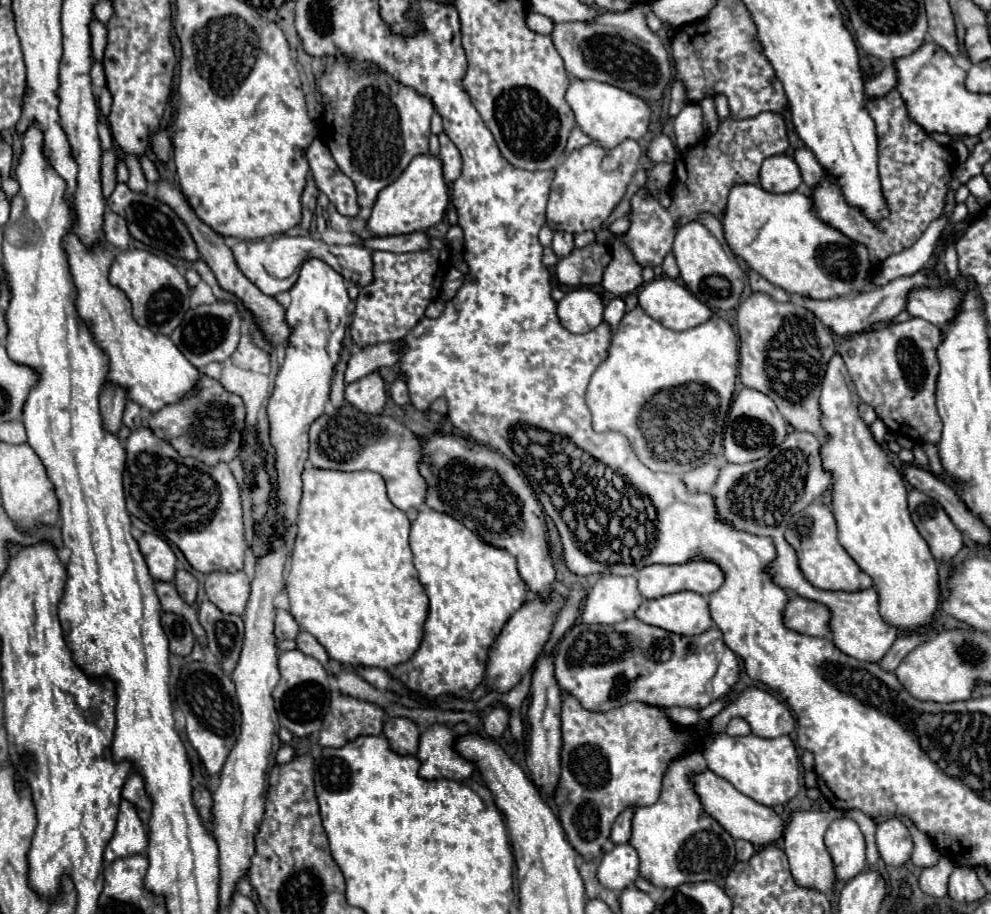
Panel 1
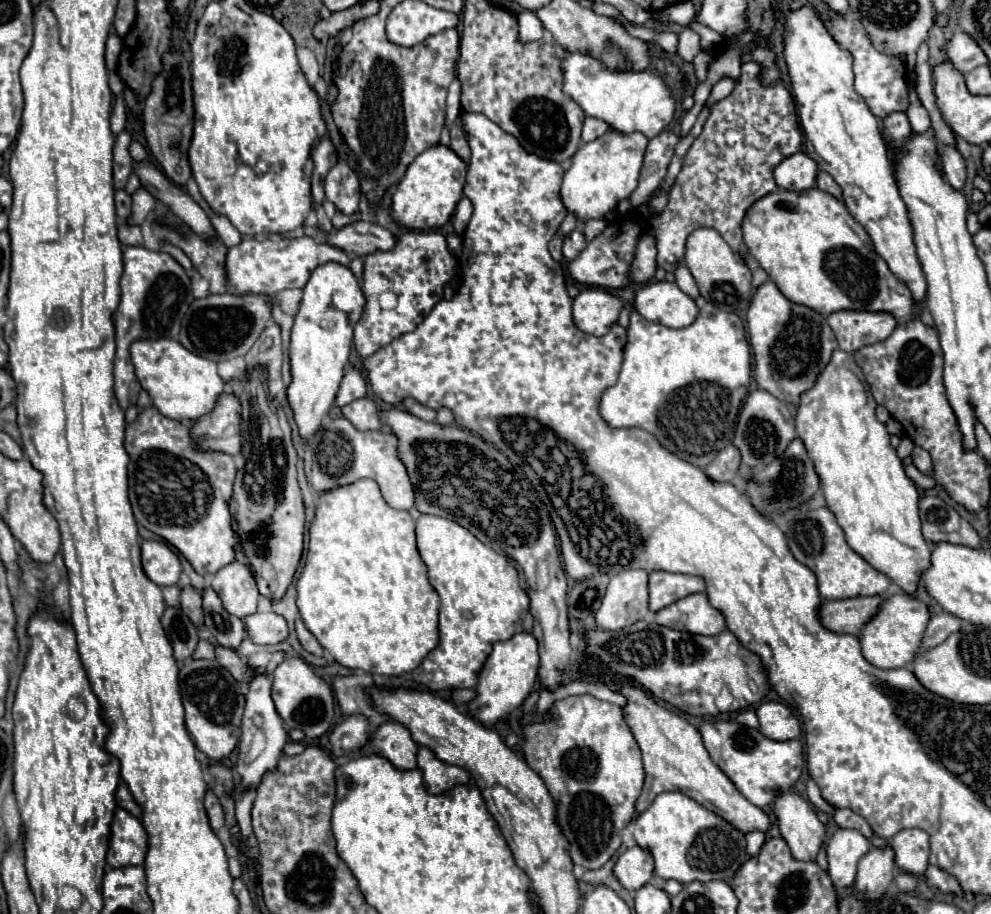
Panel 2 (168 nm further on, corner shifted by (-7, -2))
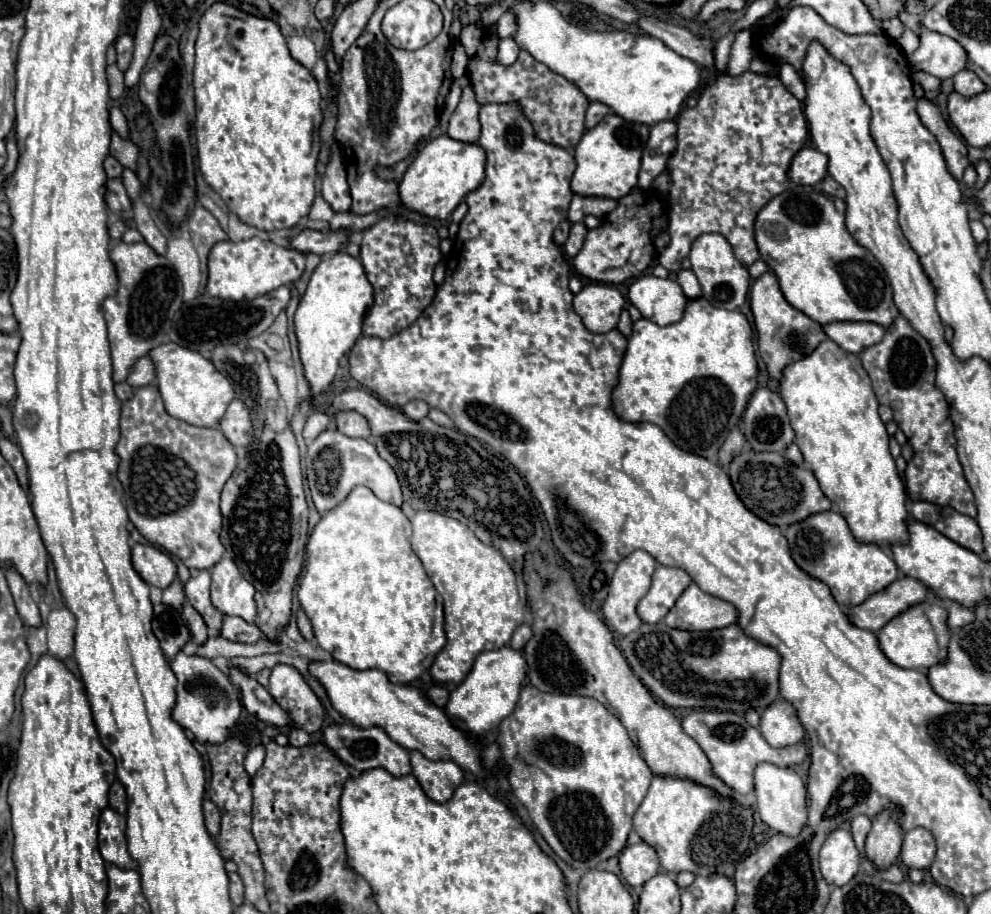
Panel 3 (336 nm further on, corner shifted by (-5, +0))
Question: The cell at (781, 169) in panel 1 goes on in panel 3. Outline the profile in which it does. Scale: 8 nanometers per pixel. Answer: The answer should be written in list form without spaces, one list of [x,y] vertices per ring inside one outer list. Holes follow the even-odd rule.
[[[802,148],[790,164],[790,180],[794,184],[818,184],[826,176],[828,158],[816,148]]]

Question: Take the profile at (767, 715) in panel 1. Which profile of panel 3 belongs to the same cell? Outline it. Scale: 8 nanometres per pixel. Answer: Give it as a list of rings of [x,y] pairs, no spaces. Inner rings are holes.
[[[786,700],[770,704],[760,720],[760,732],[774,748],[796,744],[804,738],[804,728],[796,716],[796,710]]]

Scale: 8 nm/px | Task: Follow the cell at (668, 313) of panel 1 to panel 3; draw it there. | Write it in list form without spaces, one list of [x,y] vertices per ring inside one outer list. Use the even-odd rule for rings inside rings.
[[[652,274],[638,278],[628,288],[628,298],[644,318],[660,326],[678,322],[688,302],[676,280],[656,278]]]

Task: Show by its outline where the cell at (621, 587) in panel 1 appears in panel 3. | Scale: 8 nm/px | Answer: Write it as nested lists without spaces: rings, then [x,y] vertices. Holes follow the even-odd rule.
[[[644,550],[632,552],[628,558],[624,558],[624,560],[618,564],[618,568],[616,568],[616,572],[614,572],[614,578],[612,578],[612,582],[610,582],[608,598],[606,598],[606,602],[602,604],[602,618],[604,618],[606,626],[608,626],[612,632],[624,636],[624,634],[634,632],[634,630],[642,624],[642,620],[640,620],[640,616],[638,616],[638,612],[636,612],[636,604],[638,604],[638,600],[648,592],[650,582],[652,582],[652,572],[654,572],[654,568],[656,568],[656,560],[654,560],[648,552],[644,552]]]

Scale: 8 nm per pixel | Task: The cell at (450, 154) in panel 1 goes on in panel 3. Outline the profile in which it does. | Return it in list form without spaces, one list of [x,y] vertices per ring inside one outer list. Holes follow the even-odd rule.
[[[472,86],[462,88],[462,98],[458,108],[454,110],[448,126],[448,136],[466,142],[466,144],[476,144],[480,136],[480,122],[478,122],[478,102],[474,96]]]

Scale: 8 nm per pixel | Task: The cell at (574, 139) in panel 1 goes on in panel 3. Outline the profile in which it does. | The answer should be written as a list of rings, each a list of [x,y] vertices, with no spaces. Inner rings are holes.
[[[592,102],[586,110],[586,128],[594,128],[598,122],[602,122],[604,116],[608,116],[610,108],[606,104],[600,104],[600,102]]]

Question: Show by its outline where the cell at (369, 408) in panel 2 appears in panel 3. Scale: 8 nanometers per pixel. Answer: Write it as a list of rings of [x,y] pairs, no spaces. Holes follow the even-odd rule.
[[[338,412],[336,424],[344,436],[370,438],[370,424],[366,424],[366,418],[358,416],[358,412]]]

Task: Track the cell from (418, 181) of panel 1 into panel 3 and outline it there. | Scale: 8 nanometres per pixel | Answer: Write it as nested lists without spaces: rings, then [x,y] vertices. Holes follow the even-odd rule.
[[[440,134],[428,140],[408,166],[404,178],[398,184],[400,202],[414,212],[444,220],[454,212],[454,208],[466,198],[470,190],[476,190],[482,184],[484,162],[486,154],[478,144],[458,142],[446,134]]]

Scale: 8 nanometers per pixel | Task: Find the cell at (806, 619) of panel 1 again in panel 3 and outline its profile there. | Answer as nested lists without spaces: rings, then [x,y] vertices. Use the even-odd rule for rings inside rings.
[[[900,578],[882,592],[876,592],[868,600],[848,610],[848,618],[854,626],[878,632],[888,620],[904,612],[906,608],[926,600],[926,586],[914,578]]]

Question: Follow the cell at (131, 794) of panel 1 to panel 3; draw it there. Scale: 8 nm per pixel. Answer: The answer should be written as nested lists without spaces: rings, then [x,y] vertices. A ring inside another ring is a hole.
[[[116,780],[112,786],[110,786],[110,808],[114,808],[116,812],[120,814],[126,814],[126,790],[124,786]]]

